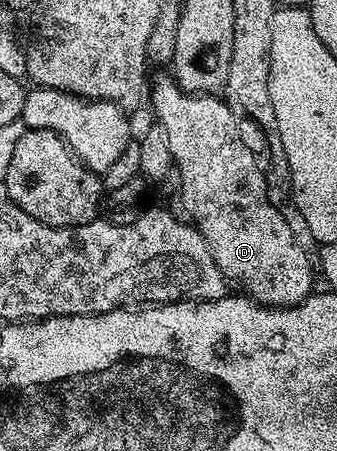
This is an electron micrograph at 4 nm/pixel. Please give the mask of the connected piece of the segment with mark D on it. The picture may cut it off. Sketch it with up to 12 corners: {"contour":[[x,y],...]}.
{"contour":[[153,77],[182,201],[227,281],[267,308],[315,287],[307,249],[214,94]]}

